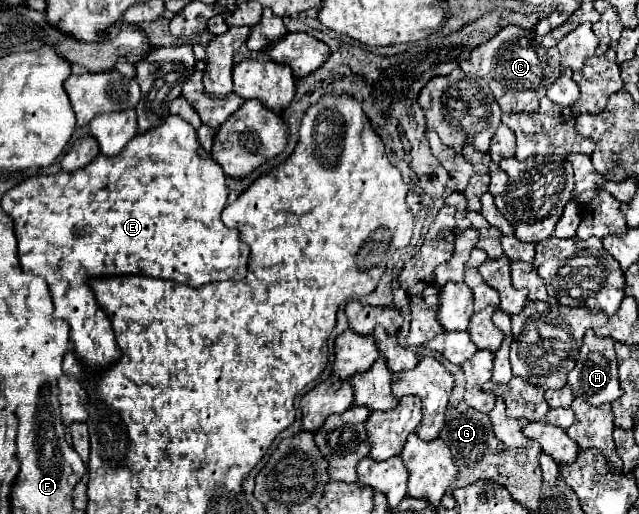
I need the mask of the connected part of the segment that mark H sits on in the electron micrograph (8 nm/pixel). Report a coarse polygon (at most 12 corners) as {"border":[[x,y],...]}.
{"border":[[586,331],[568,385],[592,405],[622,395],[614,341]]}

